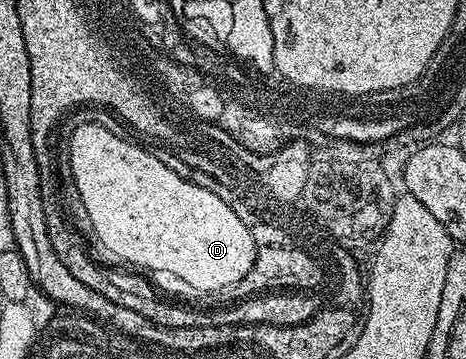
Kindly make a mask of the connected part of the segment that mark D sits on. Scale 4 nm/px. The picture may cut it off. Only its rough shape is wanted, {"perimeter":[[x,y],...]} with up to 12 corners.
{"perimeter":[[103,126],[72,131],[96,239],[131,265],[230,290],[249,227]]}

